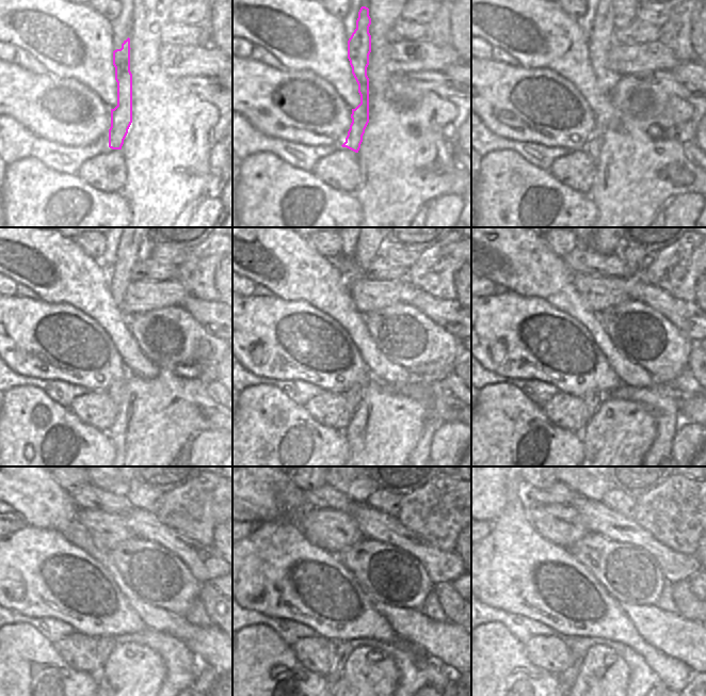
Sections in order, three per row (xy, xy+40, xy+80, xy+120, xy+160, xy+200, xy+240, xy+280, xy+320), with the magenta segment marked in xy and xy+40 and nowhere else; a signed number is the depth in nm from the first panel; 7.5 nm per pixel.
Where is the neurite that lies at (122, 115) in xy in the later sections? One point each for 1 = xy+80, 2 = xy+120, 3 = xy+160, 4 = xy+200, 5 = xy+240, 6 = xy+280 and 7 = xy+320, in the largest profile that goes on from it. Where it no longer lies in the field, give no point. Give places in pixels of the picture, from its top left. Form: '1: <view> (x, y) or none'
1: xy+80 (599, 43)
2: xy+120 (130, 249)
3: xy+160 (367, 249)
4: xy+200 (603, 249)
5: xy+240 (106, 645)
6: xy+280 (340, 660)
7: xy+320 (567, 678)

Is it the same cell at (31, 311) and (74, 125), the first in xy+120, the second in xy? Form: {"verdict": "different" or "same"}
{"verdict": "same"}

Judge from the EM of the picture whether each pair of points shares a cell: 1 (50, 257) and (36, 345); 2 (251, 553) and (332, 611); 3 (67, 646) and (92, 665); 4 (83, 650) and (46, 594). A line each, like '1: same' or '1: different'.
1: different
2: same
3: same
4: different

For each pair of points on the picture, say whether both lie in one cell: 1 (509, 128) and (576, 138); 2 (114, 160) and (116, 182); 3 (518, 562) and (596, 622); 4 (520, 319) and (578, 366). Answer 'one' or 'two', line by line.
1: one
2: one
3: one
4: one

